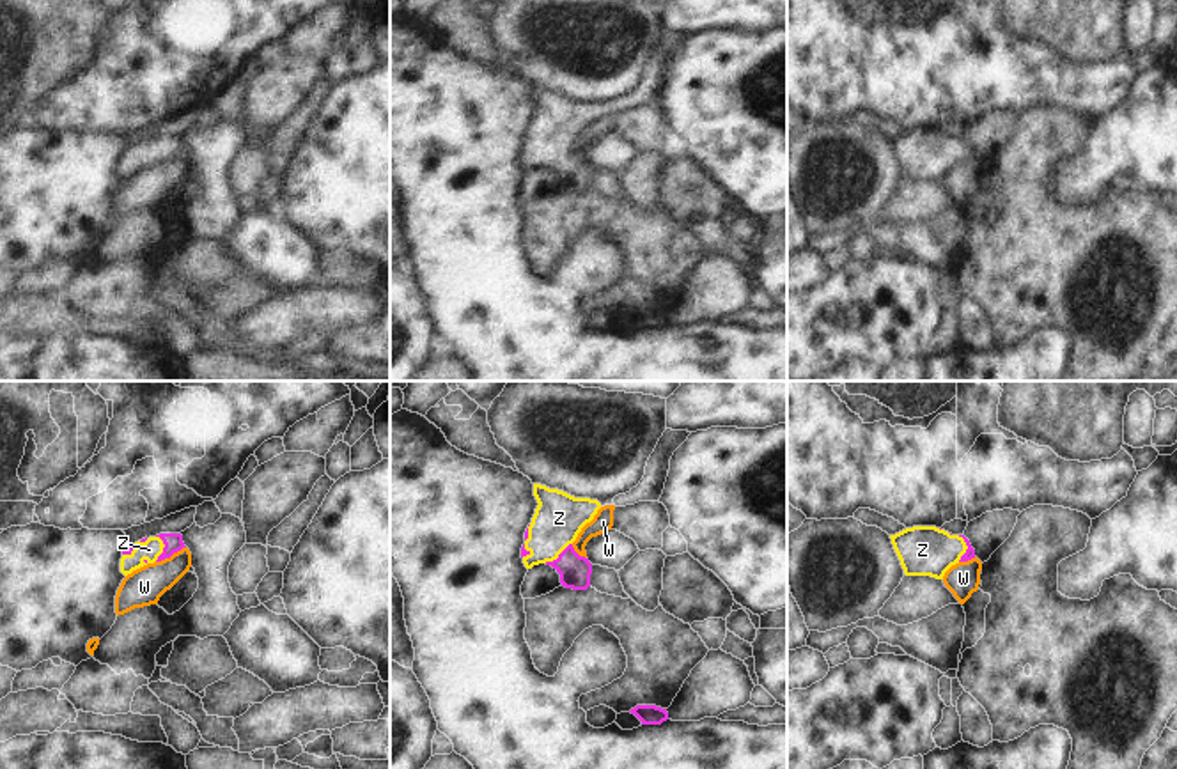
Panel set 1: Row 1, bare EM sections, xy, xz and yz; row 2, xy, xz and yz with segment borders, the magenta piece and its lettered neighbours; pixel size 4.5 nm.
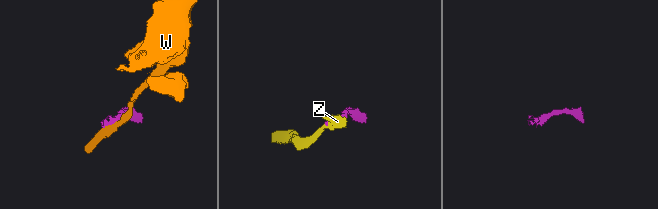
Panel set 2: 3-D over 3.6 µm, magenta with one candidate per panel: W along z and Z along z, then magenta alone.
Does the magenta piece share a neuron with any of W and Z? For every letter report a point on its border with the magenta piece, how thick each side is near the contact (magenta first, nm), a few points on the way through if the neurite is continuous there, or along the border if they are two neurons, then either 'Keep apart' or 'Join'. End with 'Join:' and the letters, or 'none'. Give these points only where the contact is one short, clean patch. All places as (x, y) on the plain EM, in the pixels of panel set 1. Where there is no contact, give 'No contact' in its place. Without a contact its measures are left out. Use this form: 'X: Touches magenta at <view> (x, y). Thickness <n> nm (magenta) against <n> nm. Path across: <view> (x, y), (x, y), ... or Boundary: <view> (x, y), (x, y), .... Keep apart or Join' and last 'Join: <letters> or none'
W: Touches magenta at xy (171, 158). Thickness 80 nm (magenta) against 170 nm. Boundary: xy (185, 149), (156, 165). Keep apart
Z: Touches magenta at xz (559, 160). Thickness 150 nm (magenta) against 220 nm. Path across: xz (575, 174), (559, 160), (559, 121). Join
Join: Z

